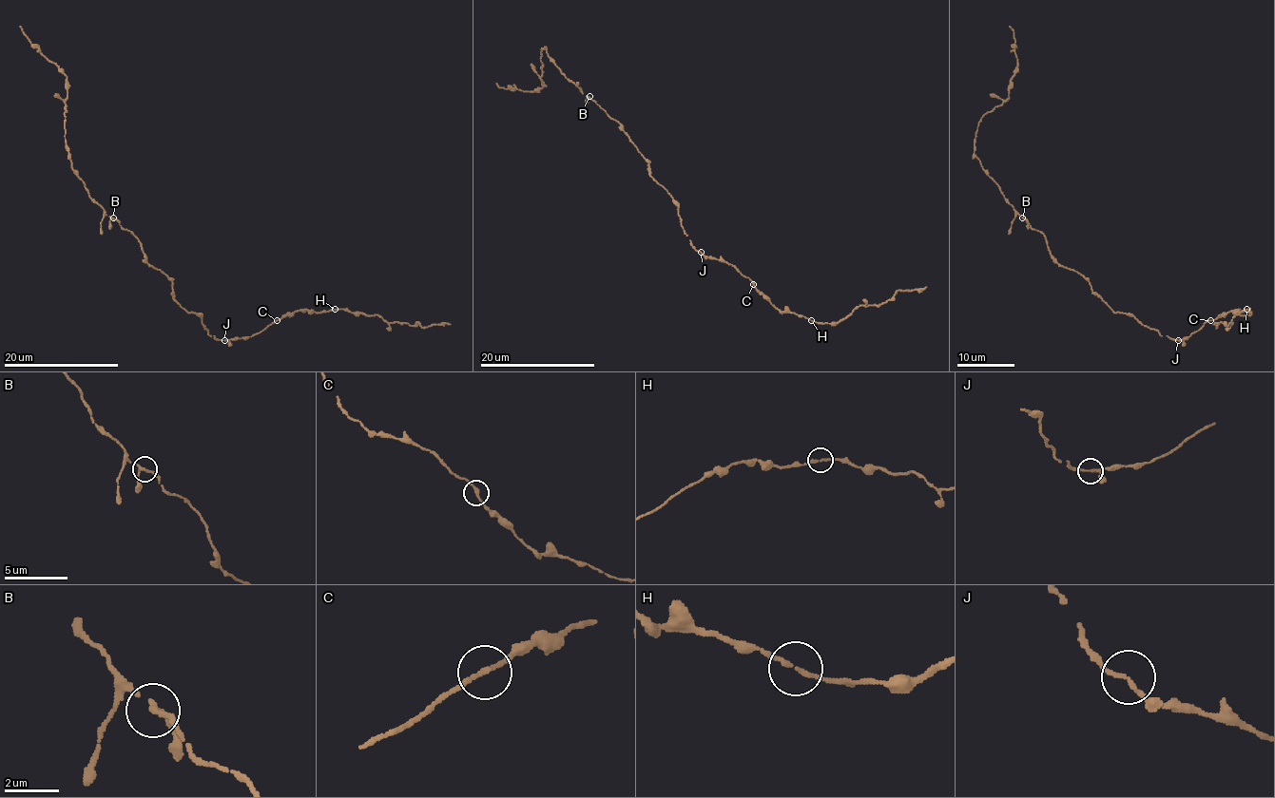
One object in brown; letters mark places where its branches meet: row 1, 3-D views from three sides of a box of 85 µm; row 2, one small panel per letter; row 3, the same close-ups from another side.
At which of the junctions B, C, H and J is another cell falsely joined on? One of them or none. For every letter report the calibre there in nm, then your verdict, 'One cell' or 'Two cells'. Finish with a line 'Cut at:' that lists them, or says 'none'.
B: Thickness 150 nm. One cell
C: Thickness 180 nm. One cell
H: Thickness 170 nm. One cell
J: Thickness 160 nm. One cell
Cut at: none

